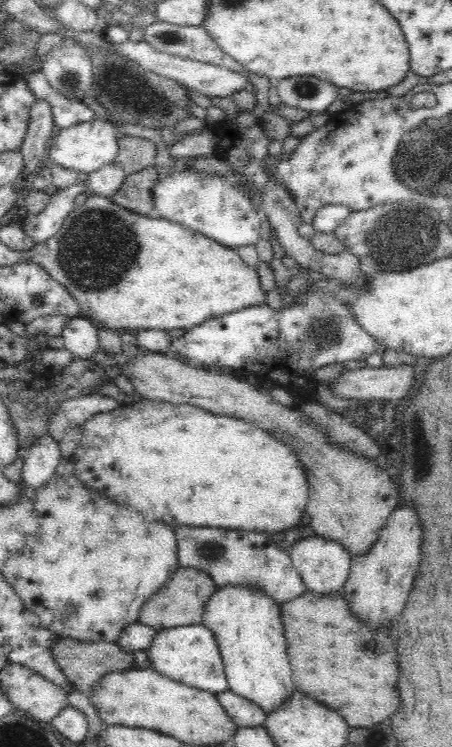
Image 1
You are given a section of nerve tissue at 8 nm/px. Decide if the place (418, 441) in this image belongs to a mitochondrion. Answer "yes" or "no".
no

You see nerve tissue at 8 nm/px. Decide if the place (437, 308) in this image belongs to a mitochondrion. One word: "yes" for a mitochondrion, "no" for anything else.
no

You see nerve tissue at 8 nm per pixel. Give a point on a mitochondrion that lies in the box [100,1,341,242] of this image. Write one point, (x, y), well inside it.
(167, 38)

